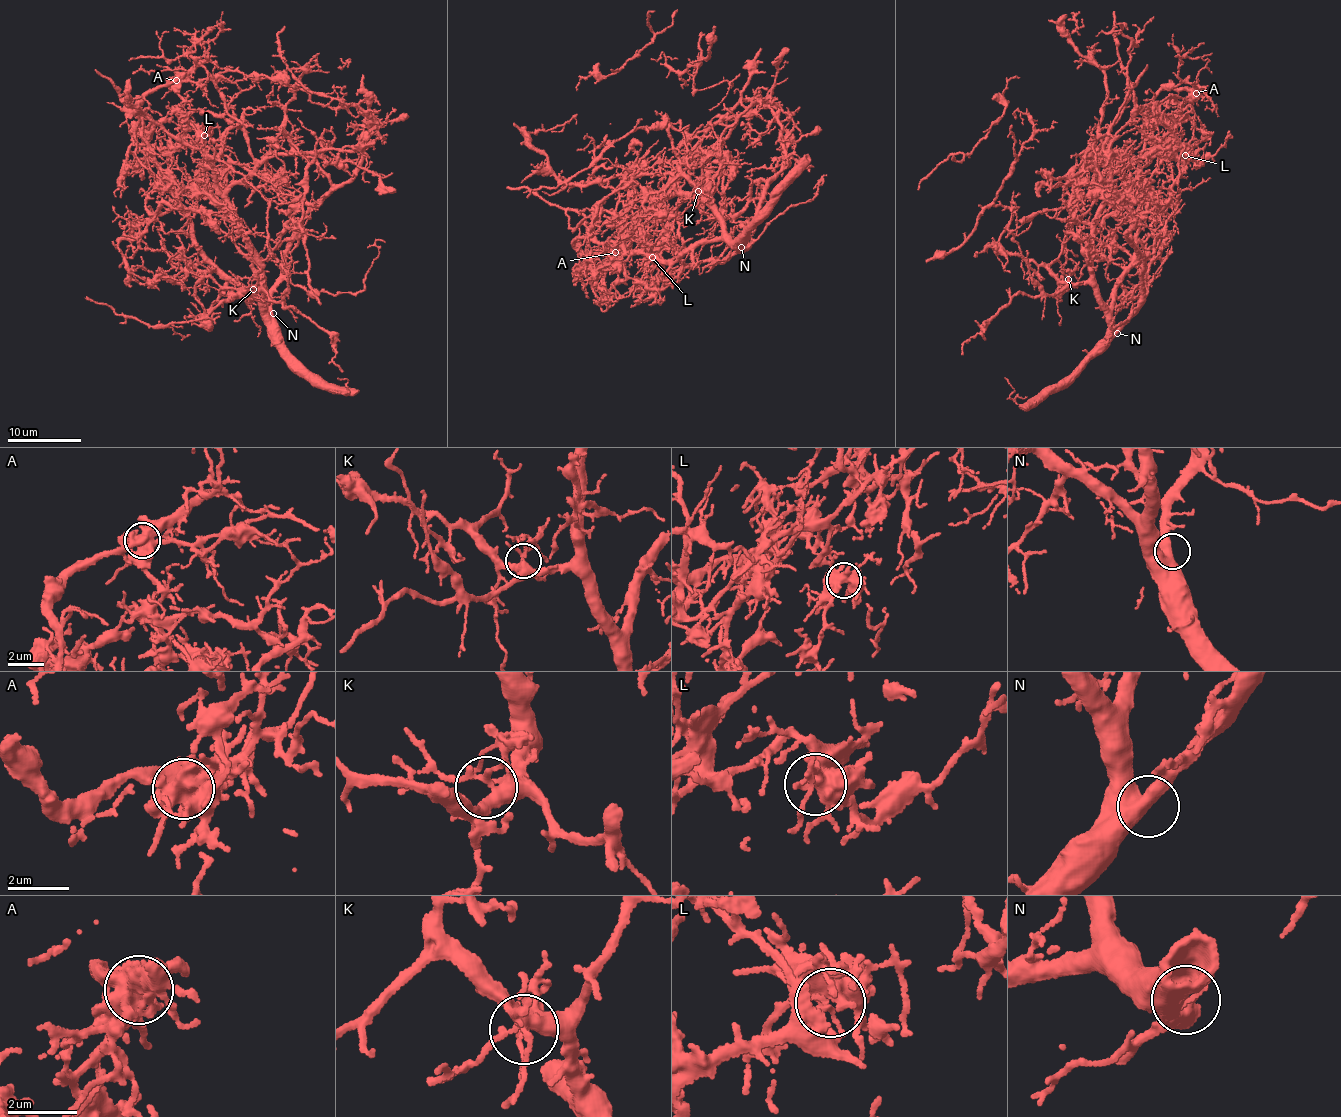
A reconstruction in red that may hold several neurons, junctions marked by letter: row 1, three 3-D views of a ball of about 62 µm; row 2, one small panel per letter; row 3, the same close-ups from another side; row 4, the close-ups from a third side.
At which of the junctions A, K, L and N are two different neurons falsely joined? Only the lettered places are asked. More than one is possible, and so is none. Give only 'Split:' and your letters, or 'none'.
Split: A

